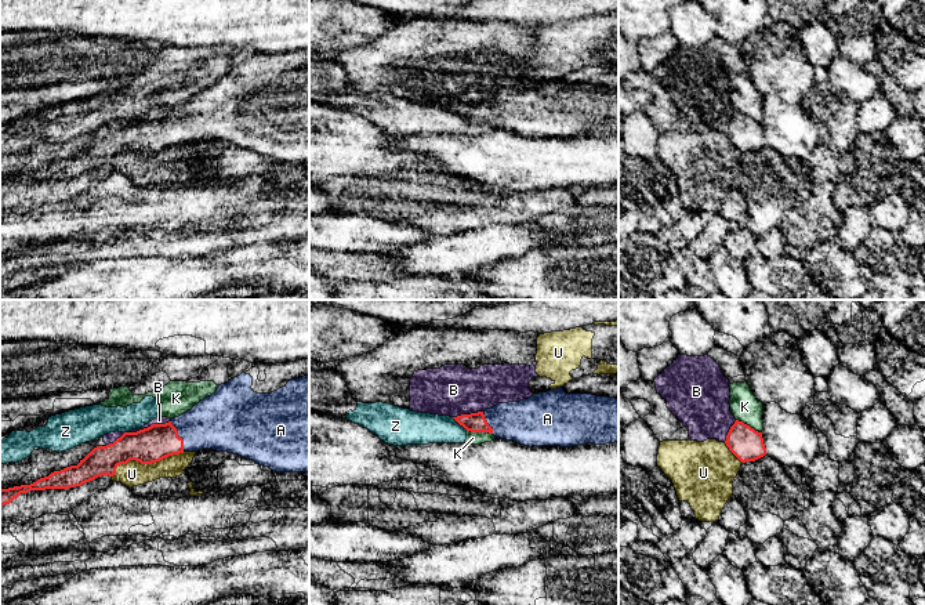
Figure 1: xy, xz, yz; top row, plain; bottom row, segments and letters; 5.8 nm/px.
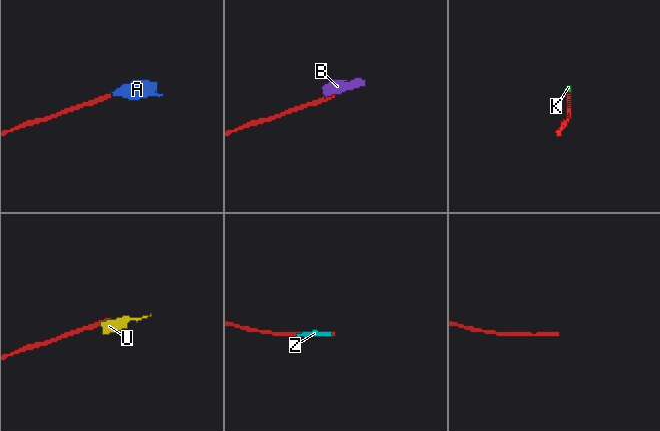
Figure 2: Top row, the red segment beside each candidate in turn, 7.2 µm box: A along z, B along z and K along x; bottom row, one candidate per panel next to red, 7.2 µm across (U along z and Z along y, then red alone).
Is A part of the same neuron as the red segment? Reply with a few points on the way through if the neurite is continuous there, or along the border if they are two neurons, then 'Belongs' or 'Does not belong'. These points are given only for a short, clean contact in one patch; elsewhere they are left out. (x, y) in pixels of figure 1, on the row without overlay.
Path across: xy (159, 131), (178, 127), (218, 112). Belongs

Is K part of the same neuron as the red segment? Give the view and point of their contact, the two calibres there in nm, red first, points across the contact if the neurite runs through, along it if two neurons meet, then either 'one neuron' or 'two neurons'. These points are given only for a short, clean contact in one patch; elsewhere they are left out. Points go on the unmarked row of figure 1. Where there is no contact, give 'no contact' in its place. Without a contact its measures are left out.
xz (479, 122) | 110/80 nm | along xz (467, 120), (492, 125) | two neurons

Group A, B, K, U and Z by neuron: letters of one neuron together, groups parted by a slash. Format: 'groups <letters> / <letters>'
groups A / B / K Z / U

